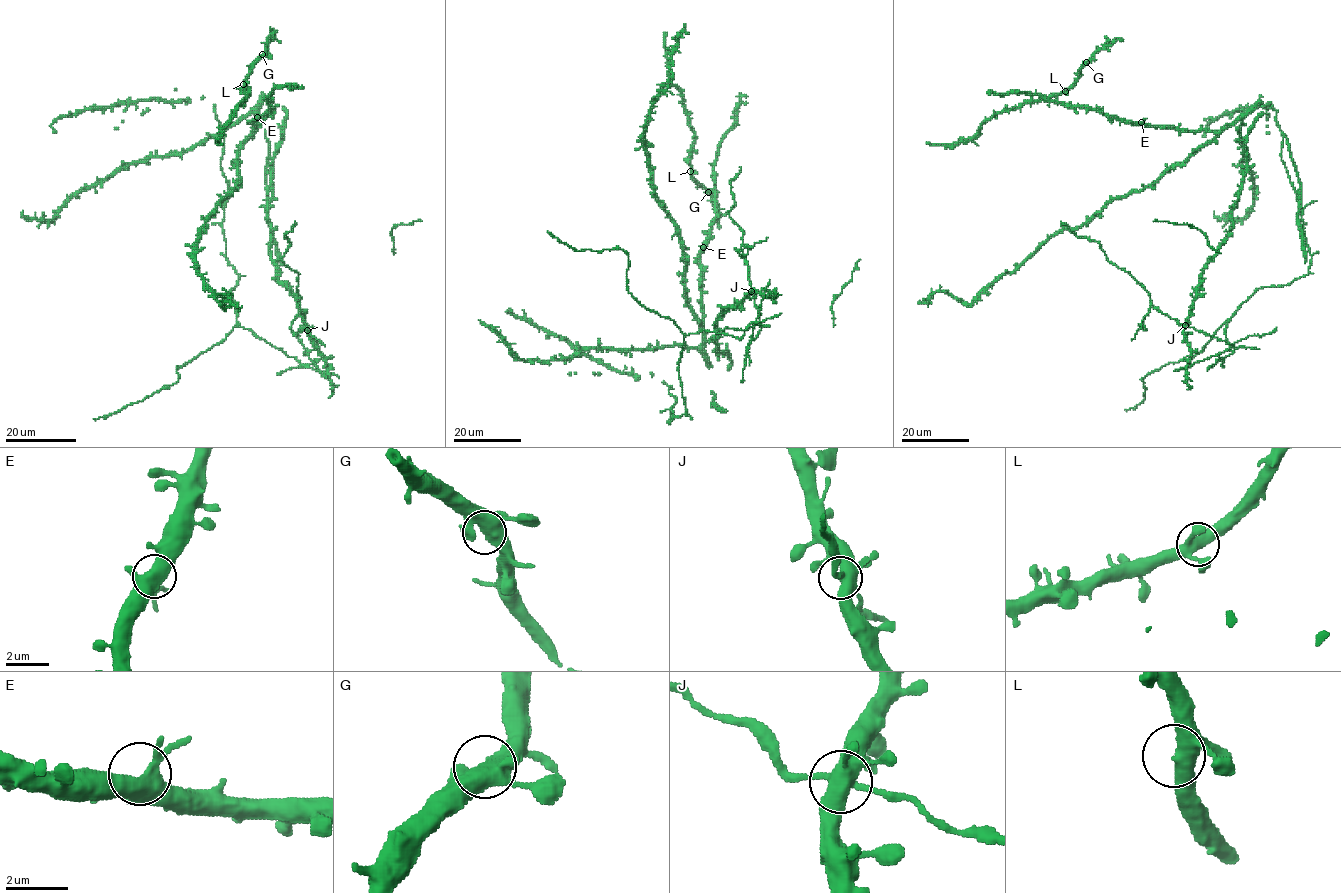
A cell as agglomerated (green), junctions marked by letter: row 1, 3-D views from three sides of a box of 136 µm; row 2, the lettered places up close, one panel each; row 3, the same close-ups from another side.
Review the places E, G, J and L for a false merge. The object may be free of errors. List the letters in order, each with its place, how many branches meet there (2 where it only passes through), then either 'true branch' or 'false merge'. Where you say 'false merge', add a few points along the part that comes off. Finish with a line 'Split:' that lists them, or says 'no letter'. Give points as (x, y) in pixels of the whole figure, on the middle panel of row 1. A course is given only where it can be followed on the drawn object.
E: (703, 247) | 5 | true branch
G: (708, 192) | 4 | true branch
J: (751, 291) | 6 | false merge | (751, 291), (747, 261), (741, 256), (743, 231), (727, 213), (735, 204), (729, 183), (740, 172), (740, 167)
L: (690, 171) | 4 | true branch
Split: J

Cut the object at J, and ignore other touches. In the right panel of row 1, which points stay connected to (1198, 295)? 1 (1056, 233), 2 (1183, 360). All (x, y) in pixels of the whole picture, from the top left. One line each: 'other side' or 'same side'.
1: same side
2: same side

